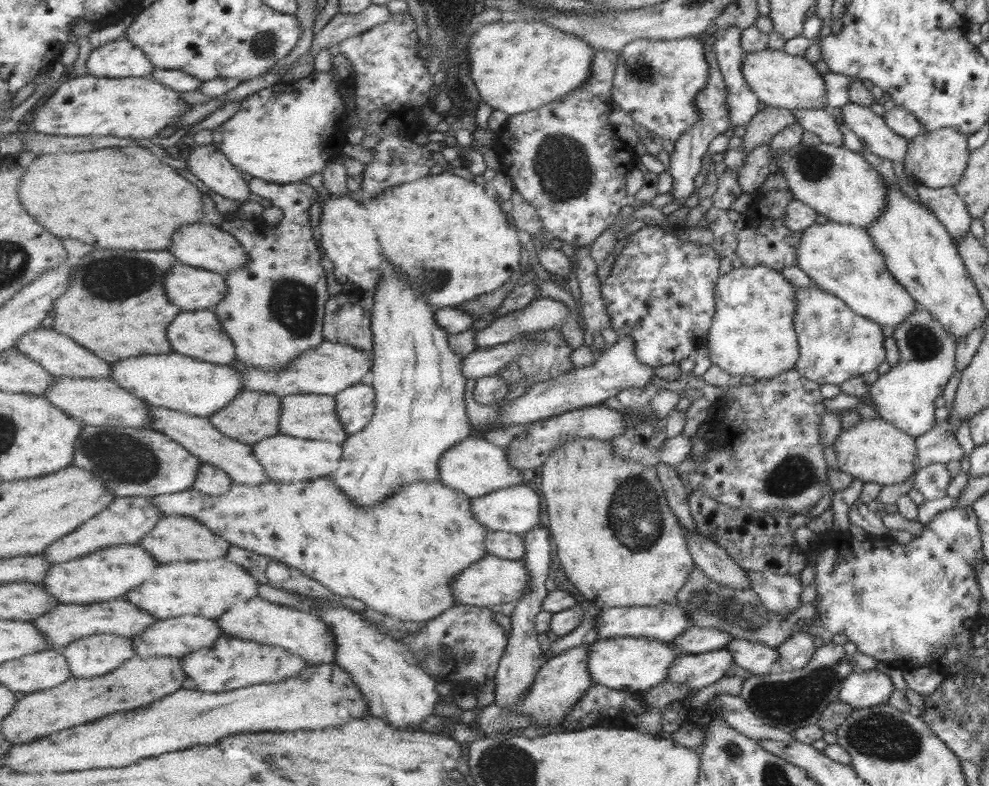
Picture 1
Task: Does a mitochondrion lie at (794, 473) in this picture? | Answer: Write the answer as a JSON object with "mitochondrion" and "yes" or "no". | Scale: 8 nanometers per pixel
{"mitochondrion":"yes"}

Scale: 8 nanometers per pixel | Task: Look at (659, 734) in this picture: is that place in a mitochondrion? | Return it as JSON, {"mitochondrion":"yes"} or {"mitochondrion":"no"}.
{"mitochondrion":"no"}

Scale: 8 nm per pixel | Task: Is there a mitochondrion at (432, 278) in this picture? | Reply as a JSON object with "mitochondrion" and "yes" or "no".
{"mitochondrion":"yes"}

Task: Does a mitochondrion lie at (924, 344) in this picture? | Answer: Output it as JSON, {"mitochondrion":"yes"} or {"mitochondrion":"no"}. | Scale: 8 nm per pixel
{"mitochondrion":"yes"}

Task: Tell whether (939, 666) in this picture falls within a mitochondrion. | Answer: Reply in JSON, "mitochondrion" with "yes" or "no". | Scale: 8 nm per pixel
{"mitochondrion":"no"}

